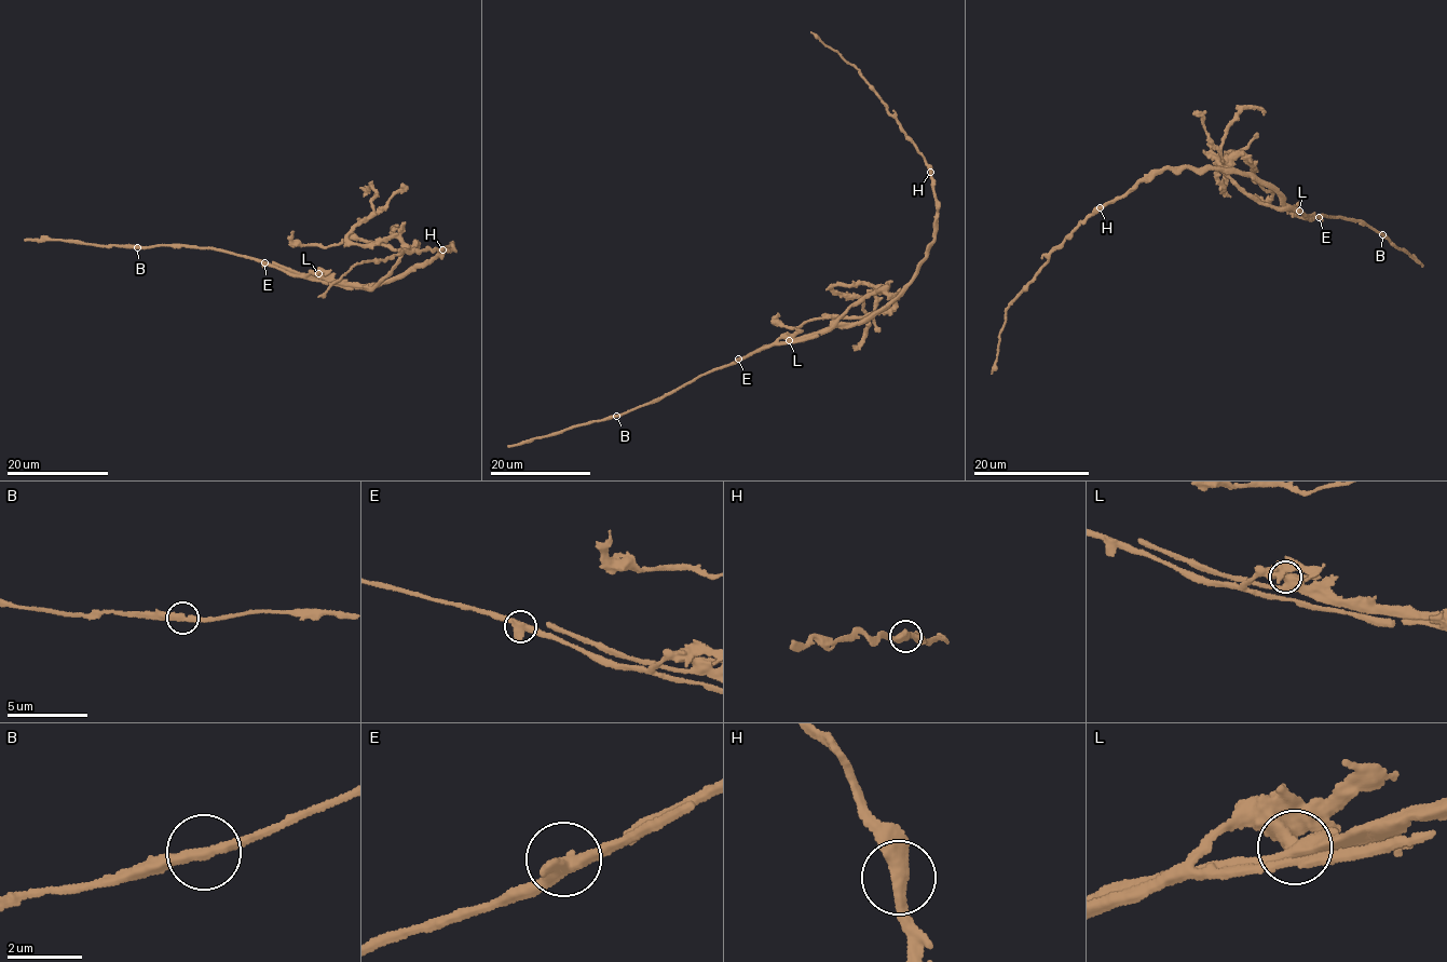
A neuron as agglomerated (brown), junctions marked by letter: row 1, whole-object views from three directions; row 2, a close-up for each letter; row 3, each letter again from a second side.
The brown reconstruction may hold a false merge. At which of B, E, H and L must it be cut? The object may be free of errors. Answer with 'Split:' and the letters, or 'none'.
Split: L

